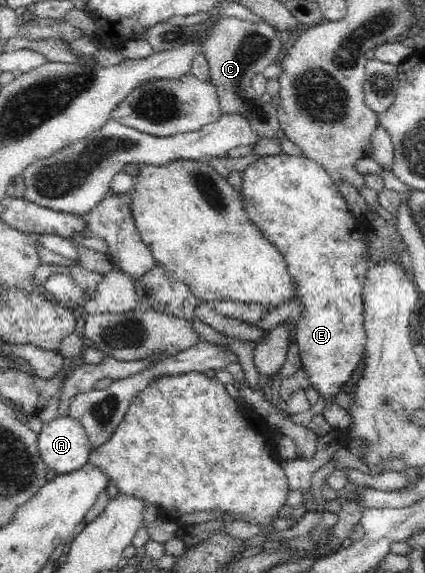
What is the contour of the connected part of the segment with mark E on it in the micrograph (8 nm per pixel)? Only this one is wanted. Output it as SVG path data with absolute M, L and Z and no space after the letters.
M280 152L257 158L242 174L242 188L238 192L248 219L260 228L260 232L286 261L295 293L303 308L294 325L294 342L298 343L302 365L308 372L308 384L320 393L327 404L333 404L332 398L342 393L365 354L367 334L363 315L363 282L371 266L377 263L371 260L379 259L371 258L367 219L356 218L349 211L345 197L322 165L299 153L287 155Z

